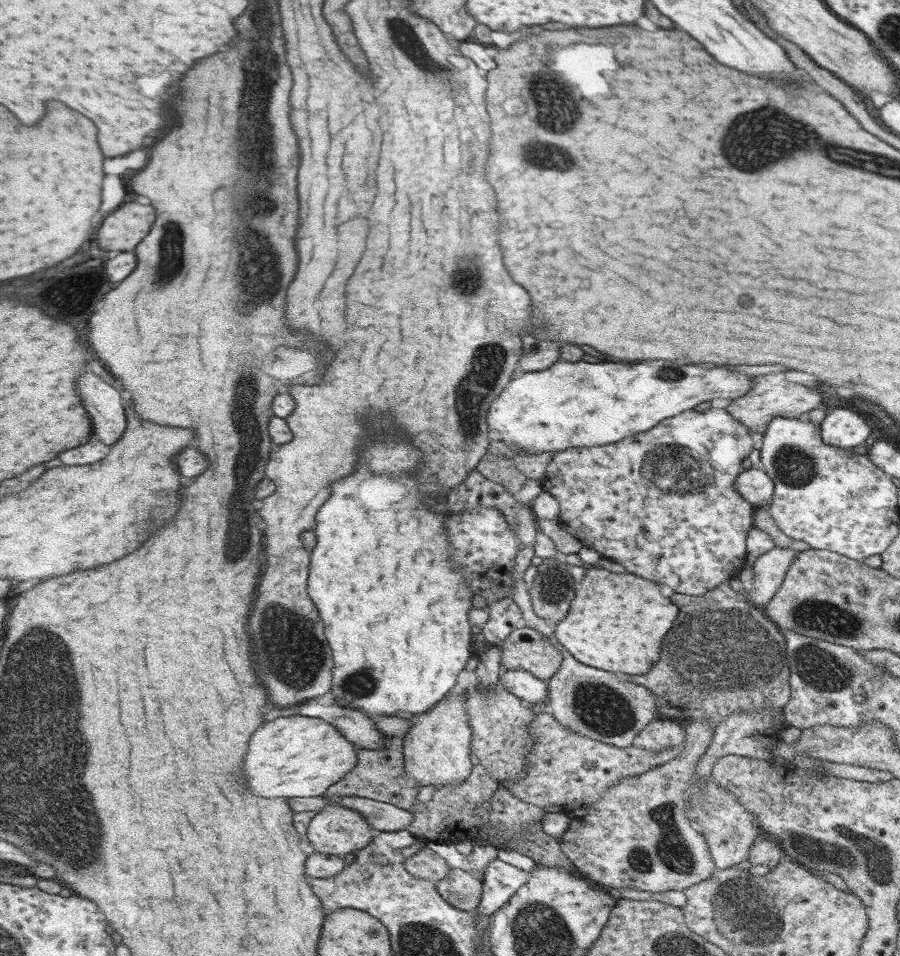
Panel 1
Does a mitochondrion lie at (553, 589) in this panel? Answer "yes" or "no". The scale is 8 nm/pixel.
yes

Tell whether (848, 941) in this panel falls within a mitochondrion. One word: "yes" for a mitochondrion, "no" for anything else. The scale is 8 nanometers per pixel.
no

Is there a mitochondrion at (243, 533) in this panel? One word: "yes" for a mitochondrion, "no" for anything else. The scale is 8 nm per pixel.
yes

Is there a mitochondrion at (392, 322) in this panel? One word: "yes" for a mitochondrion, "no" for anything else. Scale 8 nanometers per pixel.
no

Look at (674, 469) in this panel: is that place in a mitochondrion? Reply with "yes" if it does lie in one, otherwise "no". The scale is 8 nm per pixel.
yes

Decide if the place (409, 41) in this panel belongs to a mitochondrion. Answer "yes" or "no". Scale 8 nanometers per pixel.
yes

